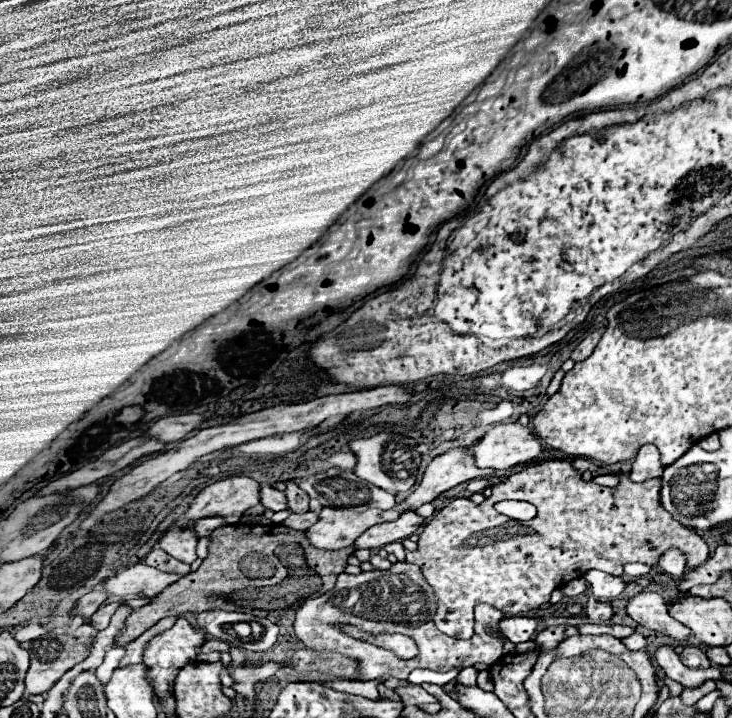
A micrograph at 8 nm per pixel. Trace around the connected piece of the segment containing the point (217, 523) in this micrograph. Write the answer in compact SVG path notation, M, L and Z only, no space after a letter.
M209 515L209 517L201 517L195 525L195 531L197 531L197 537L203 537L203 535L209 535L213 529L225 525L225 517L223 515Z

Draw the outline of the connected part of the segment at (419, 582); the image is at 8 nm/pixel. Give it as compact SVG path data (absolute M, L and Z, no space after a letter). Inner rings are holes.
M399 561L393 563L391 569L385 571L367 571L367 573L359 573L359 575L349 575L349 573L341 573L337 577L337 583L331 591L319 595L319 597L309 597L305 599L305 603L297 609L295 613L295 633L297 637L305 643L305 647L309 647L311 651L317 653L341 653L347 657L353 657L355 663L355 673L361 681L369 681L369 679L379 679L382 676L397 678L398 680L407 680L411 671L416 668L437 669L437 671L451 671L457 667L469 667L475 663L485 663L491 665L495 663L501 655L503 655L503 641L489 637L487 633L483 635L473 635L471 639L455 639L455 637L447 637L443 635L437 627L435 621L431 619L431 607L435 607L435 593L433 587L427 583L427 579L423 579L423 571L417 565L409 565L407 561ZM339 625L353 625L361 631L365 631L367 635L381 635L381 633L403 633L407 637L411 637L417 643L419 655L413 659L399 659L391 649L373 645L369 641L363 639L351 639L345 637L339 629Z

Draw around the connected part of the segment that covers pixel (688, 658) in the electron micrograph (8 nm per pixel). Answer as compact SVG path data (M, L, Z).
M687 645L681 651L681 659L689 667L707 667L709 665L709 659L707 659L705 651L701 647L697 647L697 645Z

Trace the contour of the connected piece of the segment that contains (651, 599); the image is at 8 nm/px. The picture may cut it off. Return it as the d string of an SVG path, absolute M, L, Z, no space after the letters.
M639 591L637 595L633 595L627 601L627 613L631 615L631 619L635 619L639 625L665 633L669 637L675 639L675 643L679 641L687 641L687 637L691 635L691 631L687 631L687 627L679 625L667 611L665 599L657 593L657 591Z

